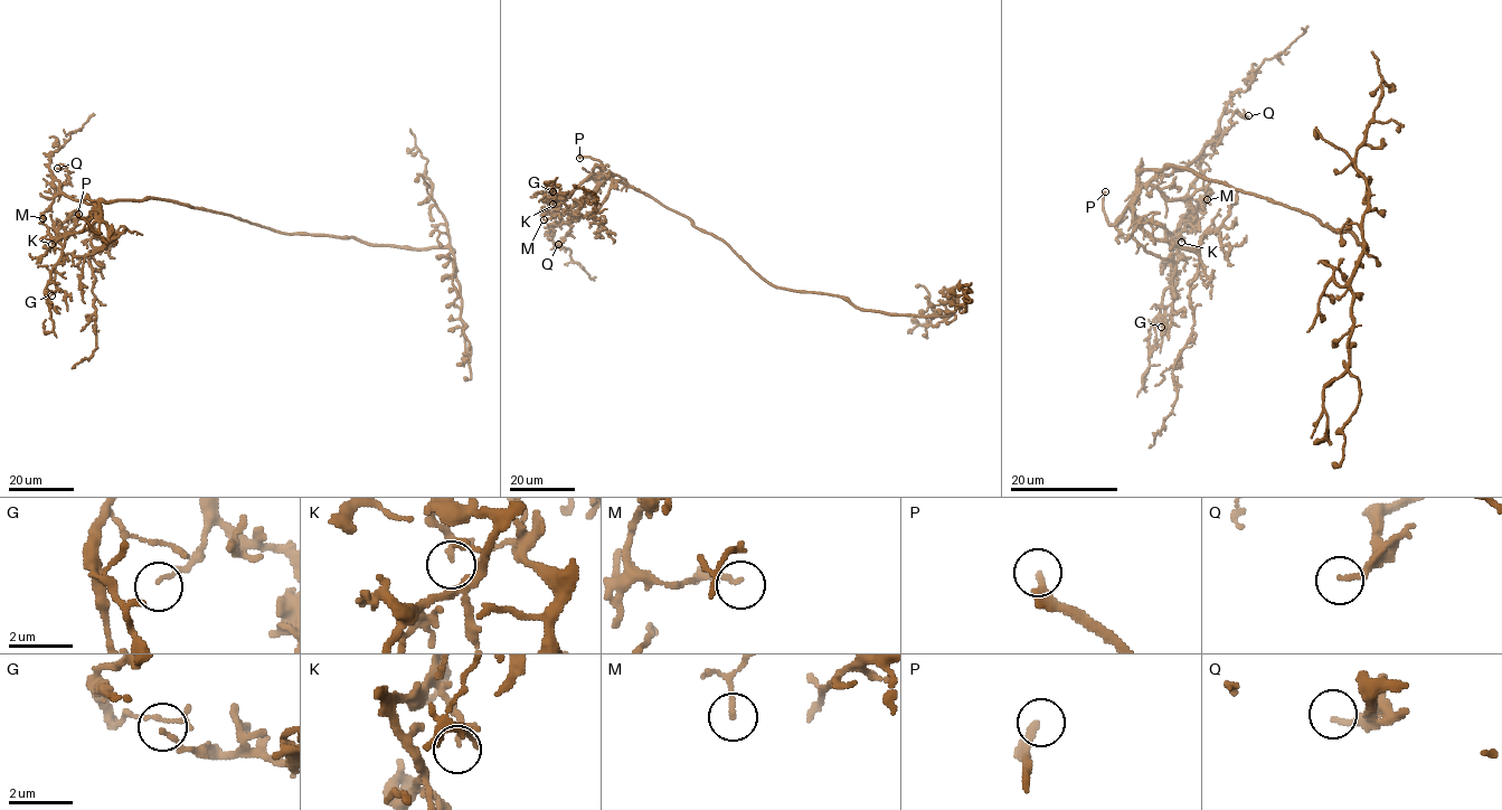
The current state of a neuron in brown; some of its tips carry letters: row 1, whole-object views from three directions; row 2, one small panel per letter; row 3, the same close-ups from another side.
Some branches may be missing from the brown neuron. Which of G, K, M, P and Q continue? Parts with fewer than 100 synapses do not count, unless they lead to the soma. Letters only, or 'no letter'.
P

